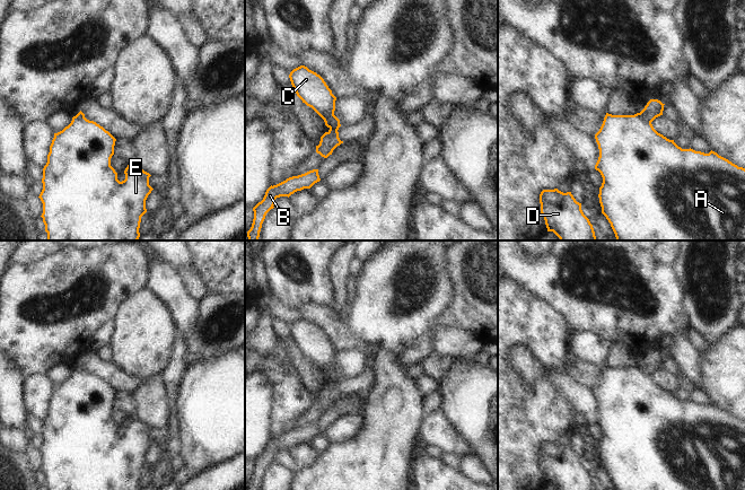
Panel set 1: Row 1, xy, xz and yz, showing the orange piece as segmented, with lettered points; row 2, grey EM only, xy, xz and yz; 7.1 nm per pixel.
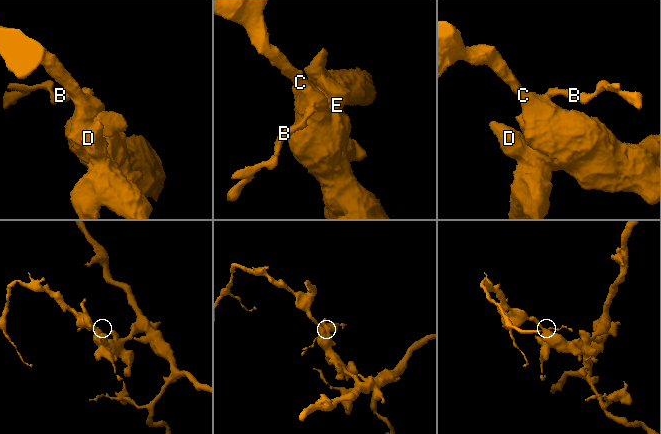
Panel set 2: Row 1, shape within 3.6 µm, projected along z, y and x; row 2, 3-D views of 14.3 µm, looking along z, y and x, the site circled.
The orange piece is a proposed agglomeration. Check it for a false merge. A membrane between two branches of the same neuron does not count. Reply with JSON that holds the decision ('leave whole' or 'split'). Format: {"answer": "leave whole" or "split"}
{"answer": "split"}

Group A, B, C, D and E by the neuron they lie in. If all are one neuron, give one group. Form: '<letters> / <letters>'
A C D E / B

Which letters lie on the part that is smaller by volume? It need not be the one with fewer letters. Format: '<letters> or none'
B

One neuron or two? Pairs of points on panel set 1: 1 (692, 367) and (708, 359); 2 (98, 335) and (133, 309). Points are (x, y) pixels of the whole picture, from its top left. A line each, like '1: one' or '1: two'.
1: two
2: two

